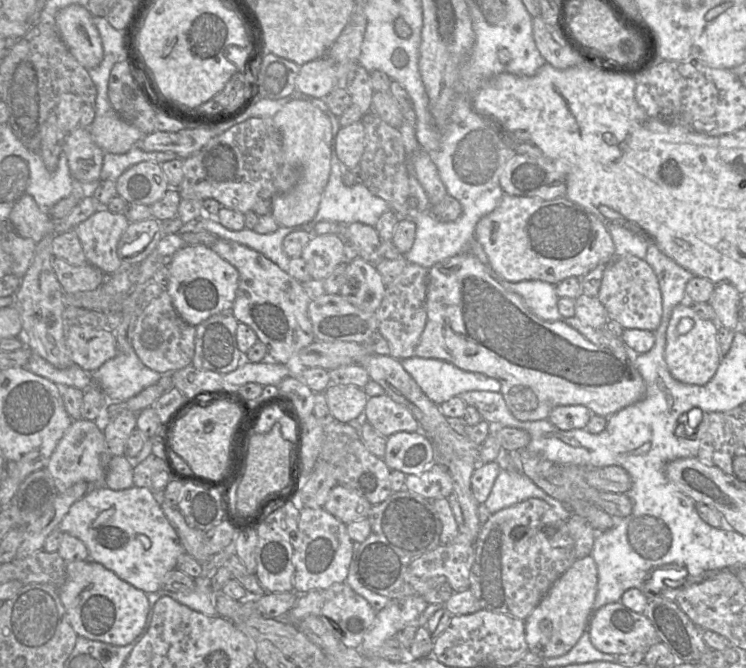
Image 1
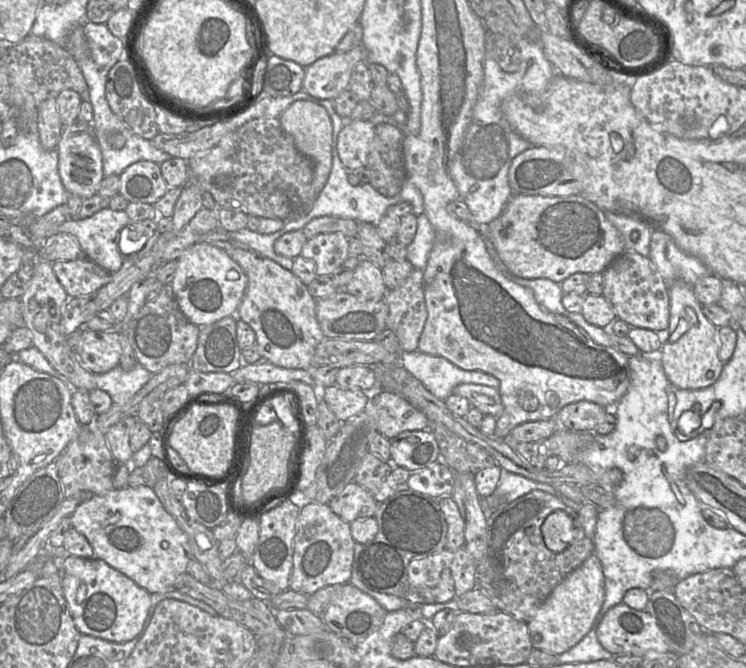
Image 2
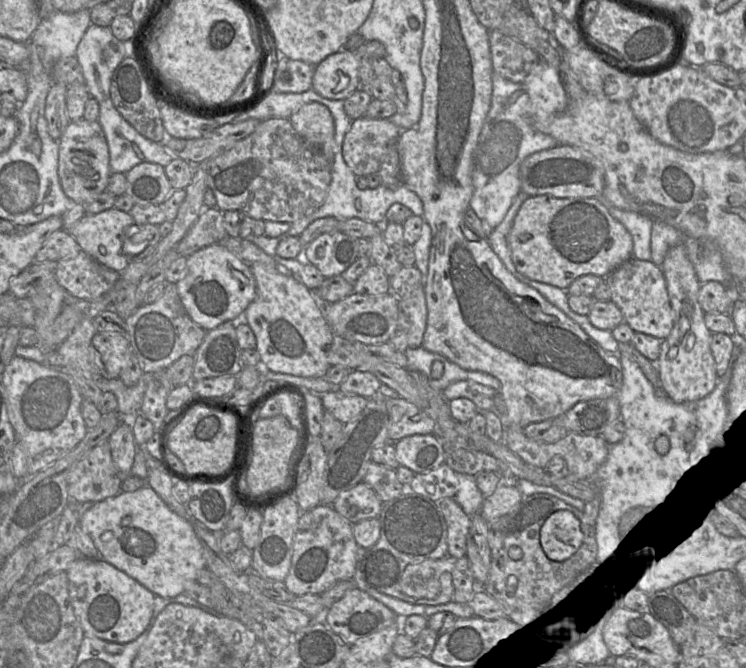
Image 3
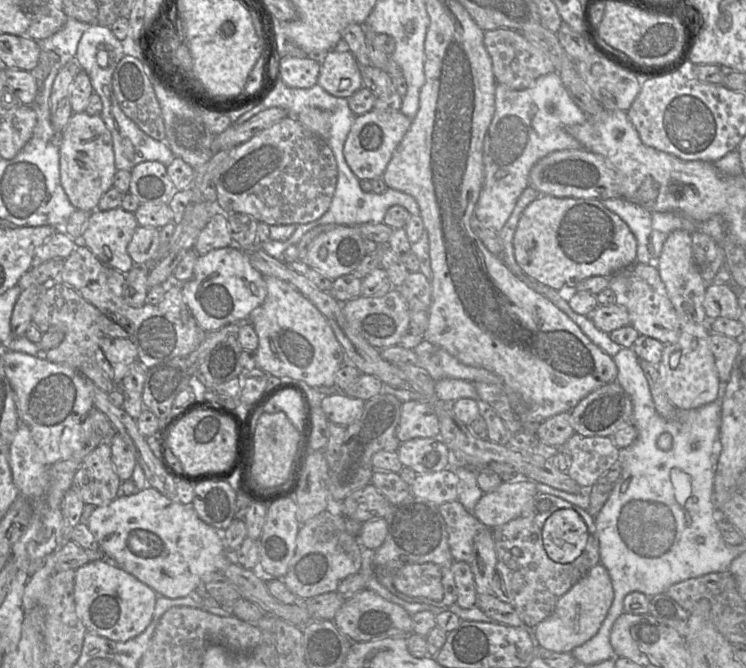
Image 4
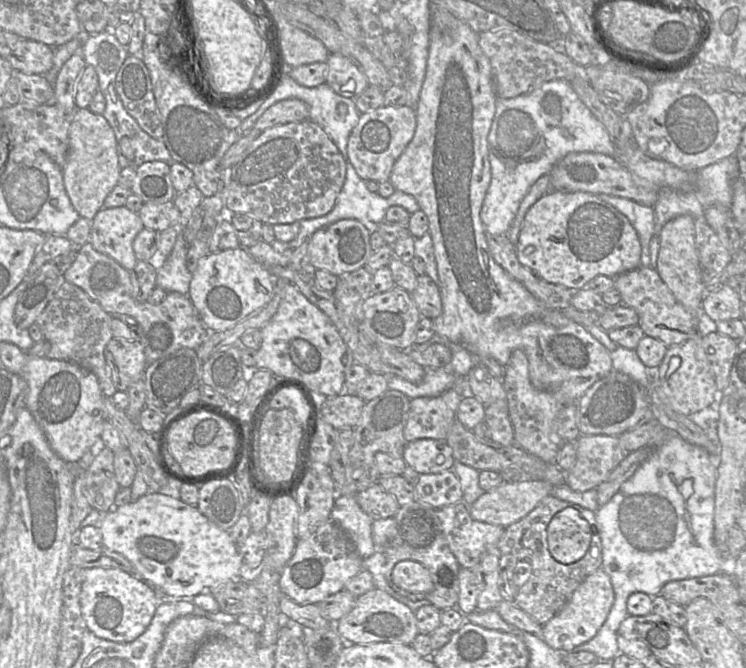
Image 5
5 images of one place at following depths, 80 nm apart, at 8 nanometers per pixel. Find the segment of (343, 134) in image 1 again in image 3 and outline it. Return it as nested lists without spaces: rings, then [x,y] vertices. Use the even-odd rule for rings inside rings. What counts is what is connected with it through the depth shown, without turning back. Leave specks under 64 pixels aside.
[[[360,117],[351,122],[342,144],[342,156],[349,169],[356,176],[377,173],[387,146],[397,141],[402,129],[389,119]]]

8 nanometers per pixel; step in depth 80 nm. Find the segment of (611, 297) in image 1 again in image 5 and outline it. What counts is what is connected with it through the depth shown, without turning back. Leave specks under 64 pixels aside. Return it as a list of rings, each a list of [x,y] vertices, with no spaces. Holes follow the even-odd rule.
[[[639,266],[614,279],[614,288],[621,295],[620,304],[633,308],[637,312],[638,326],[646,336],[656,338],[670,347],[700,334],[700,313],[692,314],[679,303],[655,269]]]

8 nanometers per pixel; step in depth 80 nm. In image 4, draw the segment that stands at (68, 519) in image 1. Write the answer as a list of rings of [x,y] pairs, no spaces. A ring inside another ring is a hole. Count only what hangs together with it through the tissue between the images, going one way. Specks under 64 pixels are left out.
[[[147,487],[130,496],[117,497],[106,506],[96,507],[89,518],[87,526],[98,541],[101,551],[108,558],[107,561],[113,561],[120,568],[135,576],[141,582],[153,589],[158,596],[164,596],[169,599],[182,598],[191,595],[199,586],[202,586],[202,578],[206,574],[212,572],[223,573],[230,562],[234,561],[232,559],[232,553],[224,546],[222,531],[219,531],[202,521],[191,505],[184,505],[177,499],[169,499],[152,487]]]

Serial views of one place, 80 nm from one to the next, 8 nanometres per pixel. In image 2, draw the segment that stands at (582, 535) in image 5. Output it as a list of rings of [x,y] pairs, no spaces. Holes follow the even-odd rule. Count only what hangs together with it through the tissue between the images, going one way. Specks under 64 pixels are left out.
[[[554,511],[544,520],[541,533],[545,546],[553,553],[561,553],[575,540],[574,521],[565,511]]]

